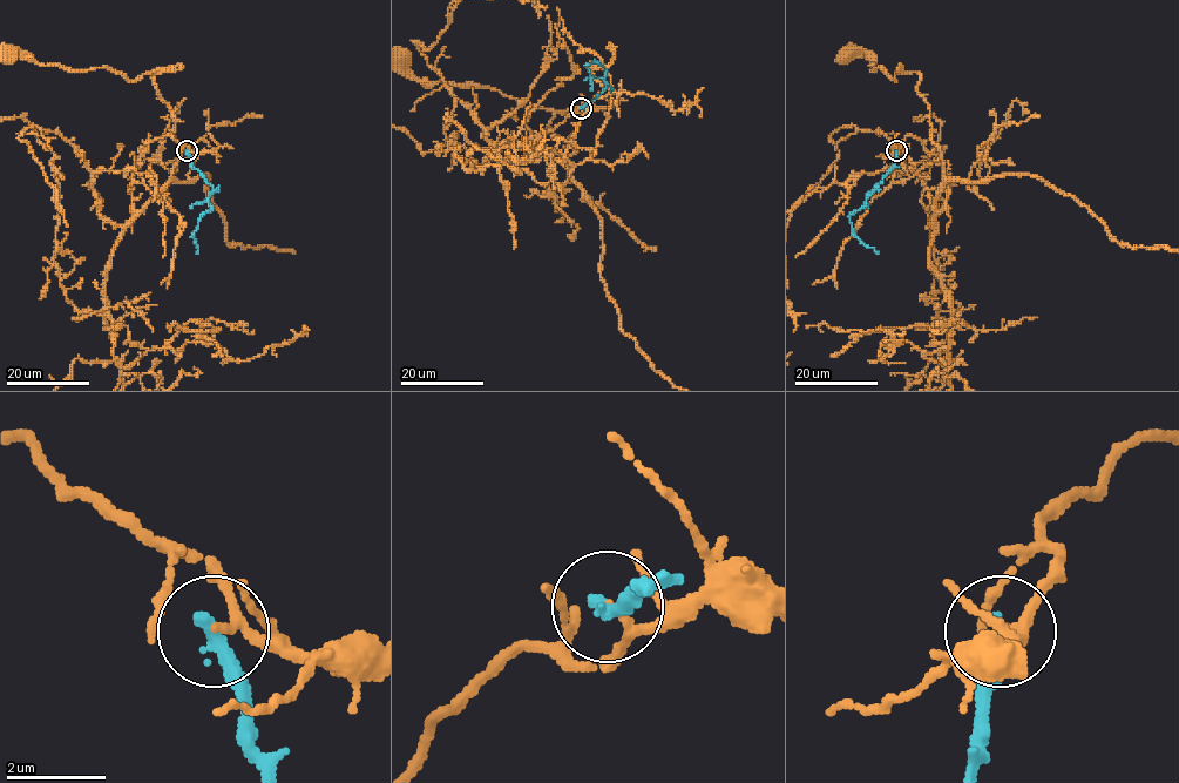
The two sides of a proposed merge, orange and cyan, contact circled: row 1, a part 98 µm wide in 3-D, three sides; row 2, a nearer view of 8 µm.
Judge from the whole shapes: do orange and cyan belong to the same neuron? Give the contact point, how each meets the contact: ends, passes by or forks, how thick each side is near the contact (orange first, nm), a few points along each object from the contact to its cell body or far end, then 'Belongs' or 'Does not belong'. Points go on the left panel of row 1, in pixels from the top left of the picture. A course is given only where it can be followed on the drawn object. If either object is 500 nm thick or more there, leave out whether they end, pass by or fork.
Place: (187, 150). At the ring orange passes by. At the ring cyan ends. Thickness 150 nm (orange) against 360 nm. Course of orange: (185, 150), (170, 135), (149, 143), (133, 174), (137, 211), (182, 153), (161, 71), (129, 80), (6, 54). Course of cyan: (185, 150), (189, 162), (211, 187), (208, 198), (211, 208), (201, 217), (194, 234), (196, 252). Does not belong

